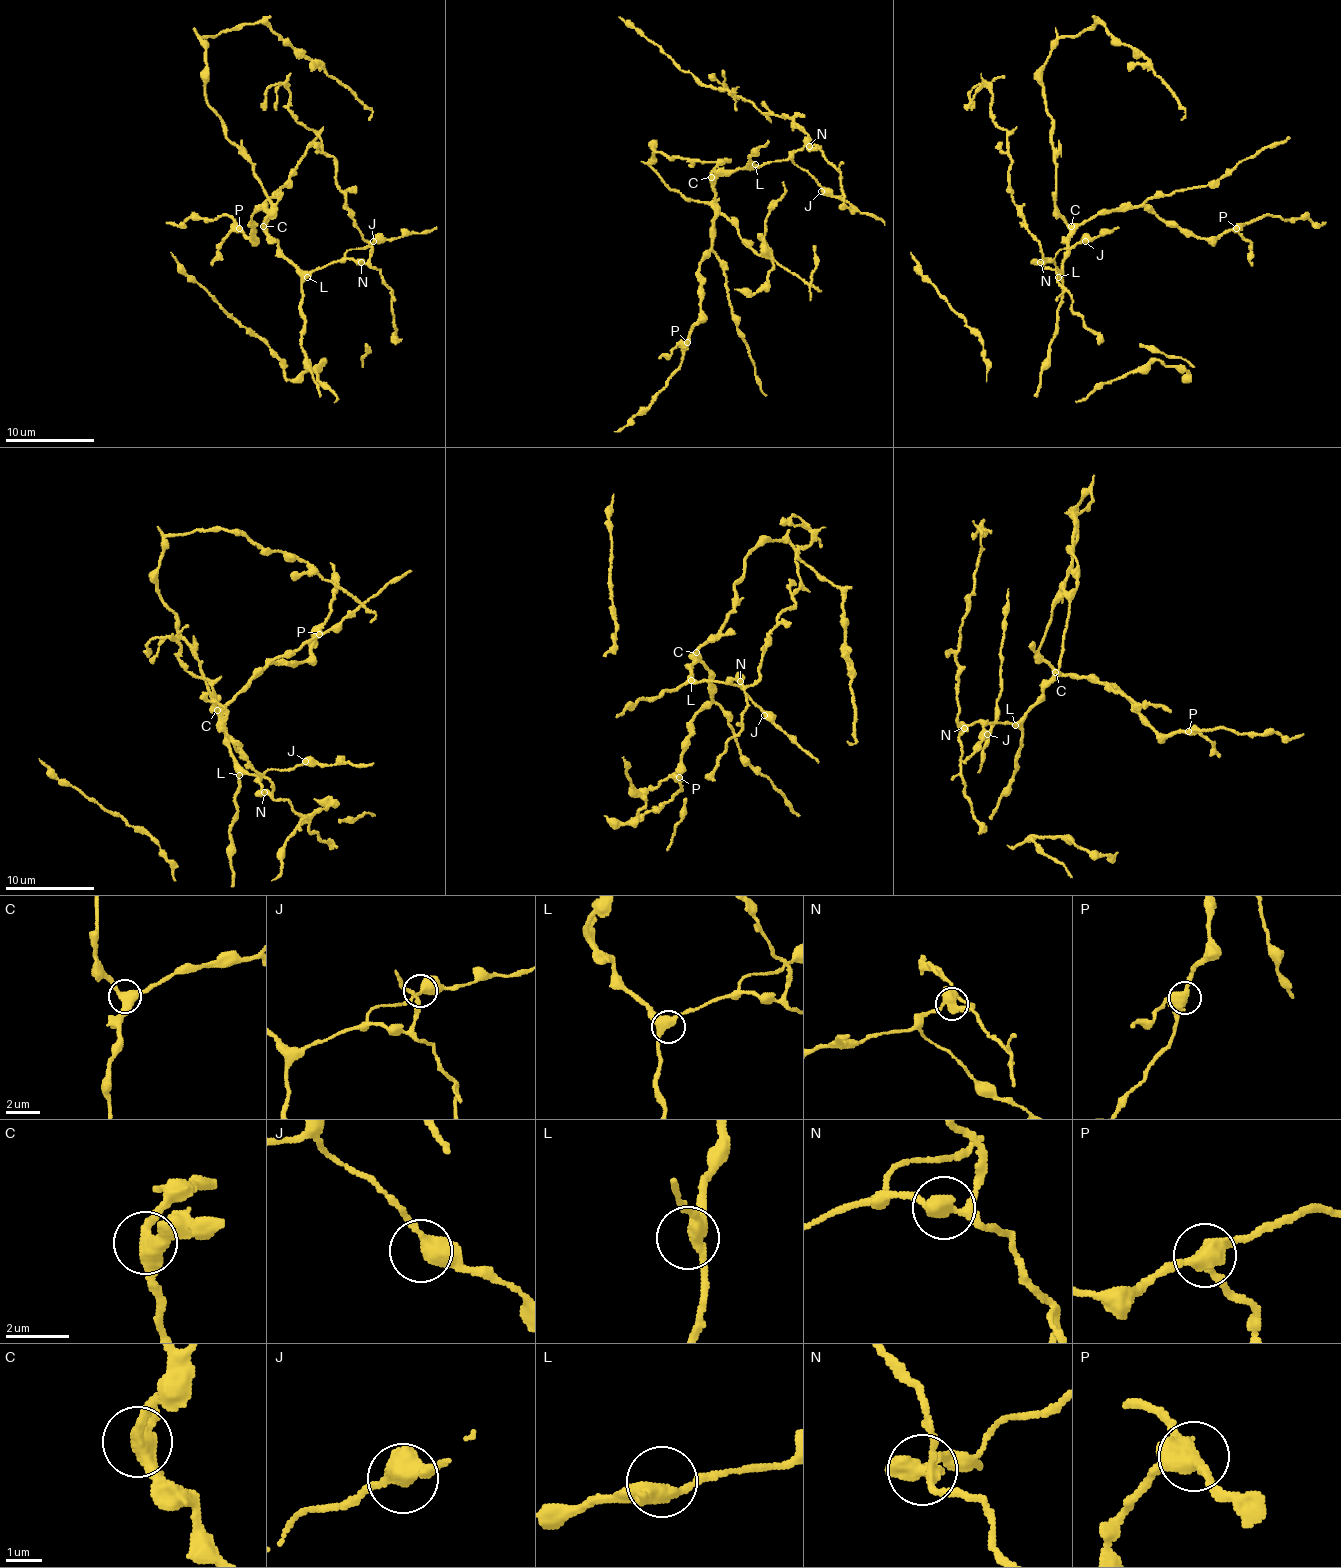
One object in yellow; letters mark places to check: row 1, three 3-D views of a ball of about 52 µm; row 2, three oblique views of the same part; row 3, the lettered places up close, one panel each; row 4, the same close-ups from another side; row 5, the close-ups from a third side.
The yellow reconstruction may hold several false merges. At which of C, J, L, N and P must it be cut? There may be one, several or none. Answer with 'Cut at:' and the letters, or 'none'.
Cut at: N

